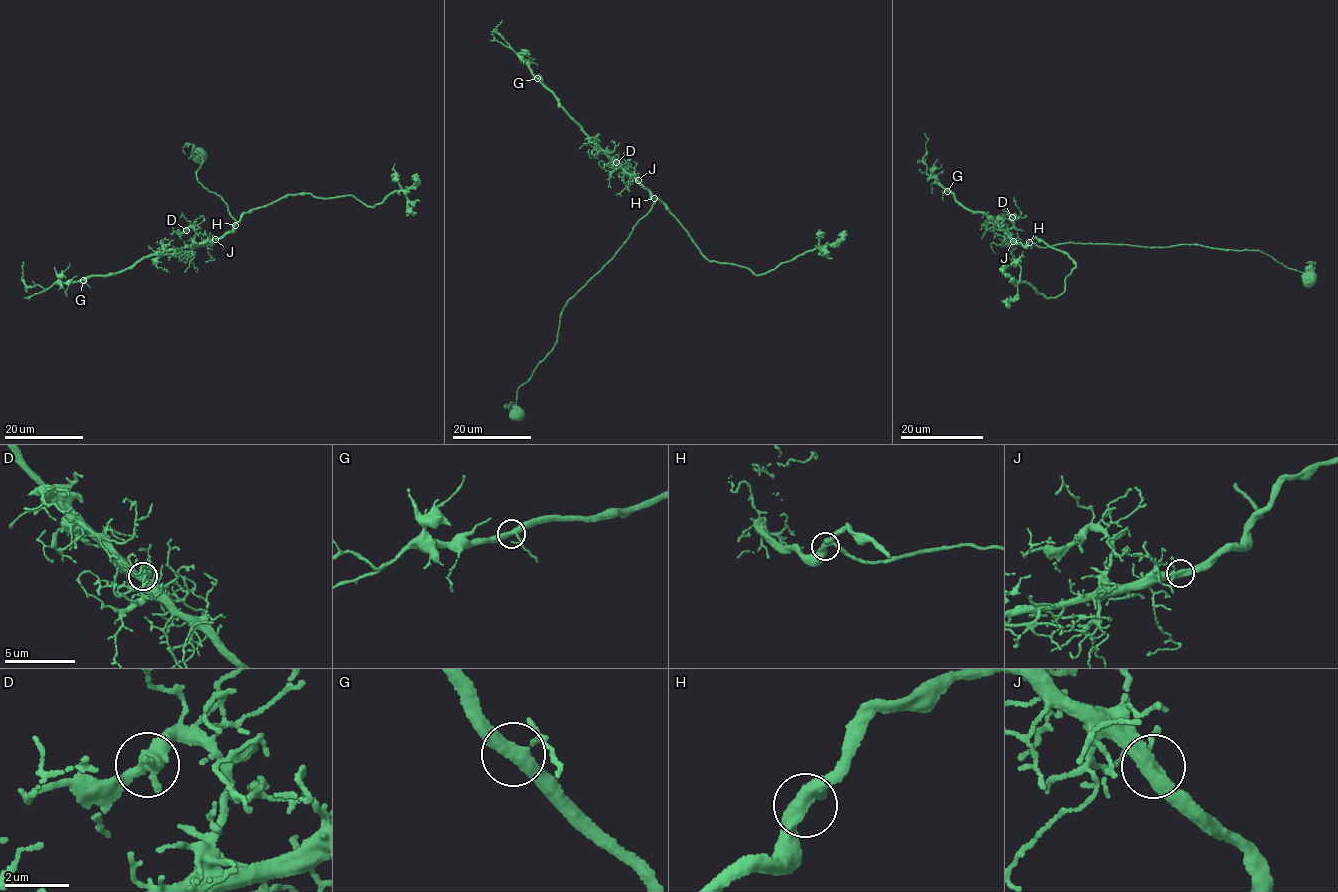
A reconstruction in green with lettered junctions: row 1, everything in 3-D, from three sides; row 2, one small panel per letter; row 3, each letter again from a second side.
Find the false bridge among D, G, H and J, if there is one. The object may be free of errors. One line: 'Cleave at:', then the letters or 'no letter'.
Cleave at: no letter

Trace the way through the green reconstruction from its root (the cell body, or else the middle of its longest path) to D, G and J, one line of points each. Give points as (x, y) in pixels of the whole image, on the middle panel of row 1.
D: (516, 413), (517, 389), (556, 342), (560, 313), (567, 300), (613, 257), (655, 202), (646, 188), (616, 162)
G: (516, 413), (517, 389), (556, 342), (560, 313), (567, 300), (613, 257), (655, 200), (537, 78)
J: (516, 413), (517, 389), (556, 342), (560, 313), (567, 300), (613, 257), (655, 202), (650, 191), (638, 180)

